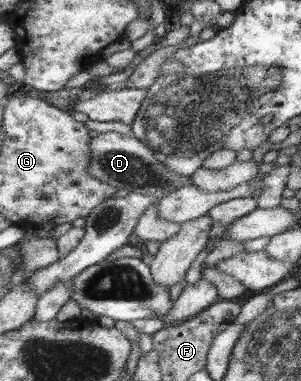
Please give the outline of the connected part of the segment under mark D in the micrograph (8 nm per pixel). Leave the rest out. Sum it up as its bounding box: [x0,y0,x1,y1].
[88,132,192,201]

